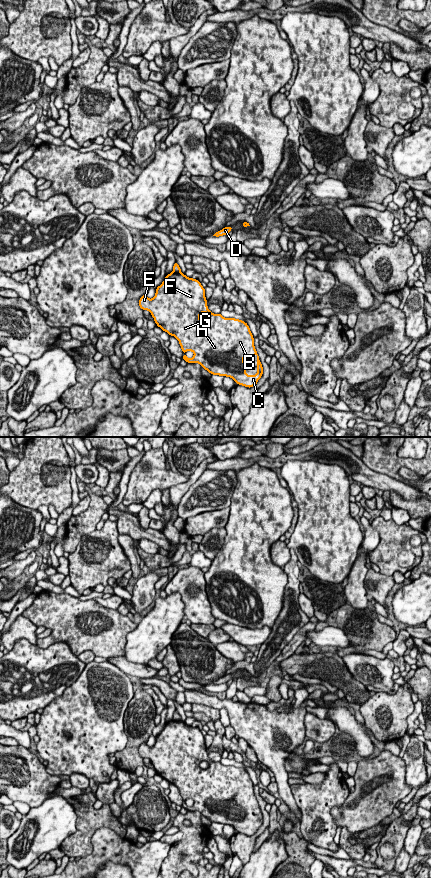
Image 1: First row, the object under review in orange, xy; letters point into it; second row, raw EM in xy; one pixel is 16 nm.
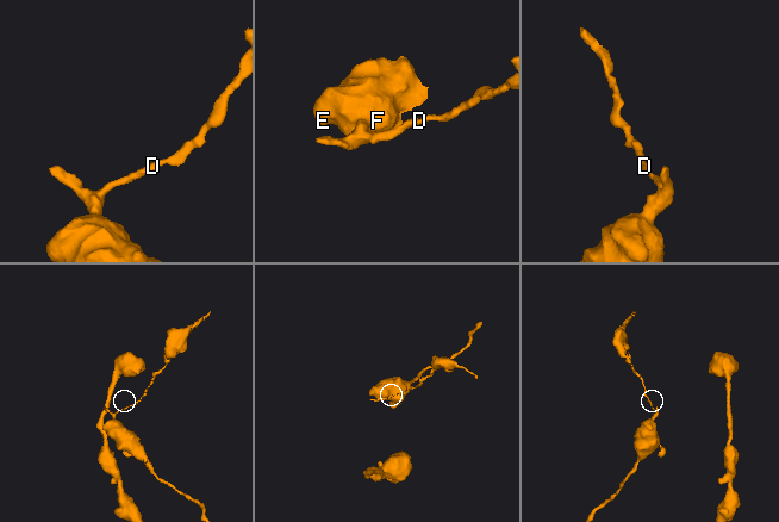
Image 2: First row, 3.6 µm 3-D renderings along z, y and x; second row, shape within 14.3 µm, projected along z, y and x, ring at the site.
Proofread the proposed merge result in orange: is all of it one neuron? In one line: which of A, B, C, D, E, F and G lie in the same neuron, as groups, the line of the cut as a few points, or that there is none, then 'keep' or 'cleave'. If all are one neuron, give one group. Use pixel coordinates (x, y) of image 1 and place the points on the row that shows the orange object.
A B C E F G / D | xy (173, 271), (180, 273) | cleave

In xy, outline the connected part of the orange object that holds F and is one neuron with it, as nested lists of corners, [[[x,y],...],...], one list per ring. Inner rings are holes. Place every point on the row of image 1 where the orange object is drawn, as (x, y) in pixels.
[[[171,272],[156,288],[152,299],[147,295],[141,296],[139,306],[151,313],[158,327],[179,341],[184,353],[182,359],[187,363],[199,363],[212,375],[231,377],[238,385],[248,388],[255,386],[262,377],[263,367],[248,324],[243,320],[212,313],[207,306],[205,288],[197,279]],[[254,355],[257,356],[257,373],[248,375],[243,358],[252,358]]]

